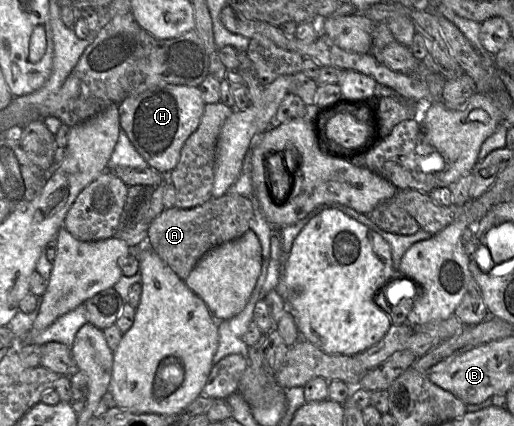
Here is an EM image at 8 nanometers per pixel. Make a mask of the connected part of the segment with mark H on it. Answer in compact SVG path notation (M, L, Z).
M159 86L136 96L126 97L119 104L120 127L148 167L166 178L177 165L185 141L198 128L204 107L205 102L198 87Z

